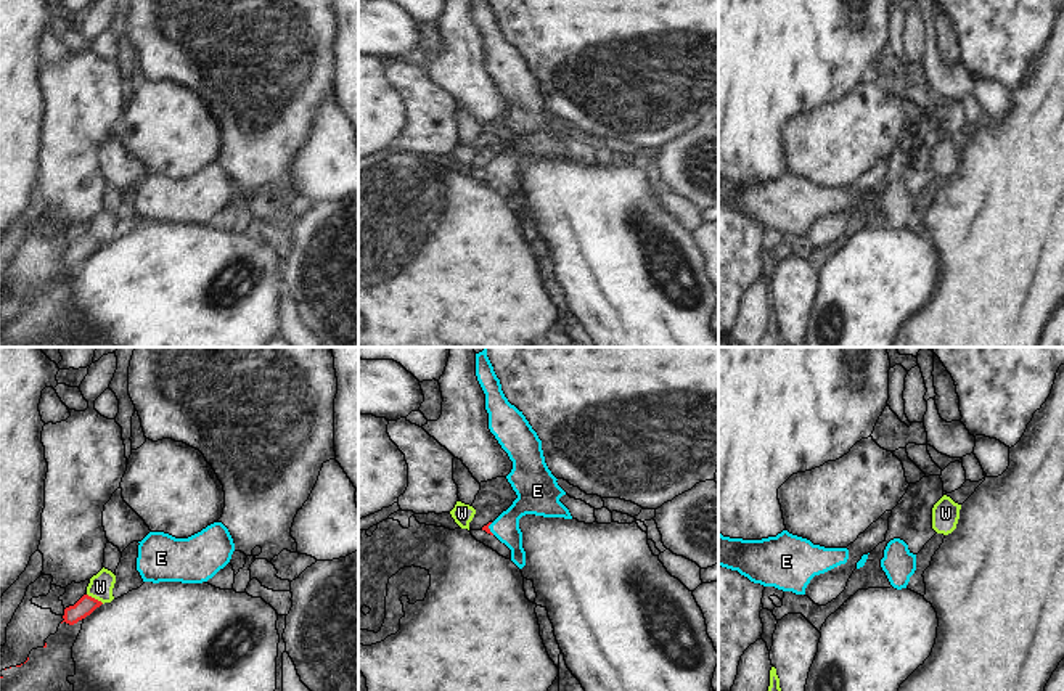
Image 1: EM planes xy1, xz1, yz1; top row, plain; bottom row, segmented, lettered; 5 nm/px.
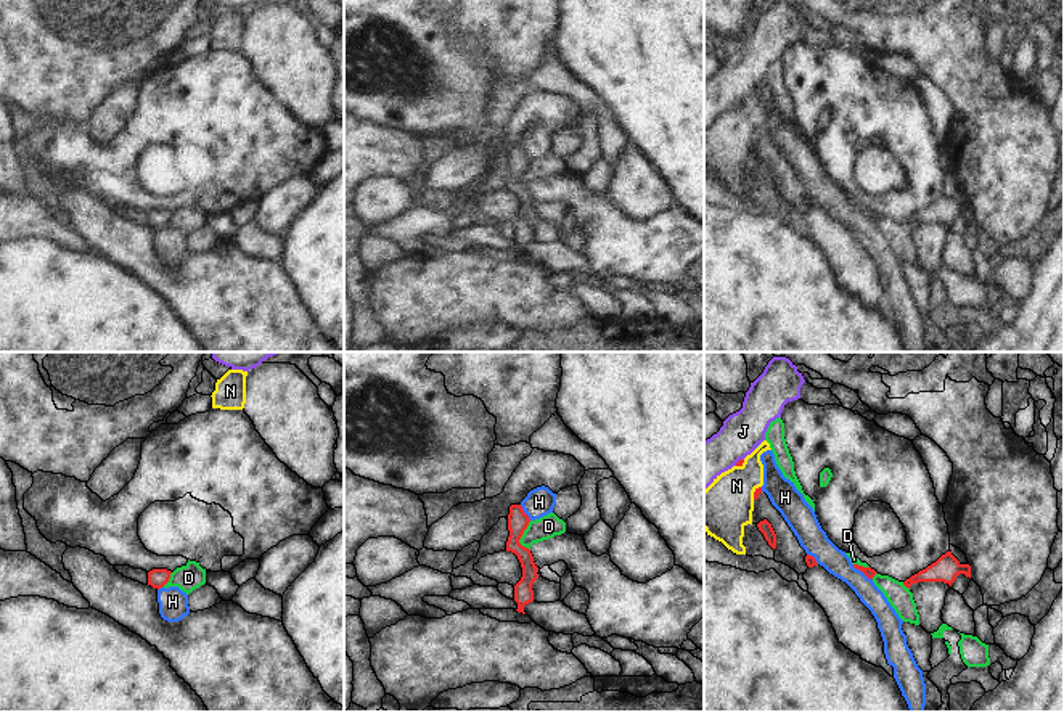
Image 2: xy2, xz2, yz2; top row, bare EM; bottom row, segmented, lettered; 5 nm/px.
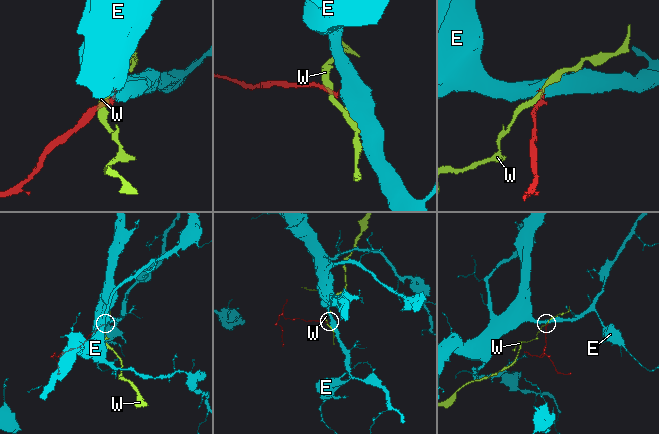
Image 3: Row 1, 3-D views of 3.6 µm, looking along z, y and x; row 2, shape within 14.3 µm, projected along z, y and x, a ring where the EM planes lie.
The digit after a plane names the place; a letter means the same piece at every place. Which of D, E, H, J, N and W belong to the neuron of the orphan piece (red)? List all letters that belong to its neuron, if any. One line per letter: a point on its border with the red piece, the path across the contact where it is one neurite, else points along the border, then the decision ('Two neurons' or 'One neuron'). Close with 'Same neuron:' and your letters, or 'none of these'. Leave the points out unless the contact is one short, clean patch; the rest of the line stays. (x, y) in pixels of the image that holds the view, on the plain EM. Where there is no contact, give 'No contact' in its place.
D: Touches red at xz2 (521, 175). Boundary: xz2 (531, 161), (519, 180), (529, 190). Two neurons
E: Touches red at xz1 (489, 169). Path across: xz1 (486, 167), (489, 169), (505, 167). One neuron
H: Touches red at yz2 (862, 211). Two neurons
J: Touches red at yz2 (738, 102). Boundary: yz2 (743, 98), (735, 105). Two neurons
N: Touches red at yz2 (754, 132). Boundary: yz2 (761, 126), (752, 139). Two neurons
W: Touches red at xy1 (94, 238). Boundary: xy1 (87, 233), (103, 243). Two neurons
Same neuron: E.

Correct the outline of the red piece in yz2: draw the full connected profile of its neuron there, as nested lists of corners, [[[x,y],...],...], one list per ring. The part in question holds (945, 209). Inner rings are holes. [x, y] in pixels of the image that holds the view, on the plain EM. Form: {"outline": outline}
{"outline": [[[947,191],[942,194],[935,203],[927,206],[926,209],[919,211],[918,214],[911,215],[903,222],[906,228],[910,228],[913,223],[918,222],[943,222],[951,227],[955,219],[964,214],[966,217],[971,219],[971,206],[969,204],[961,204],[951,191]]]}

